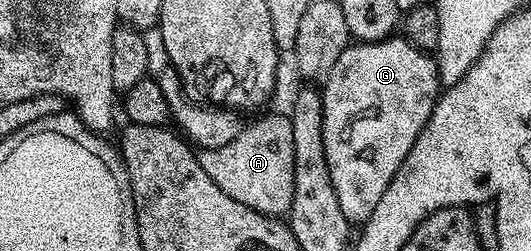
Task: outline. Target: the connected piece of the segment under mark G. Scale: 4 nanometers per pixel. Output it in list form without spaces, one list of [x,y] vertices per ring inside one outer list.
[[[389,37],[377,43],[356,41],[347,47],[342,57],[338,57],[334,69],[330,69],[328,78],[322,83],[322,94],[322,141],[330,181],[334,185],[334,193],[338,193],[338,205],[342,205],[342,213],[346,213],[349,224],[363,225],[374,209],[378,209],[378,201],[382,201],[382,193],[386,193],[386,185],[394,181],[394,173],[398,173],[406,153],[410,153],[418,133],[422,133],[436,100],[442,94],[436,60],[429,52],[415,47],[403,37]]]

